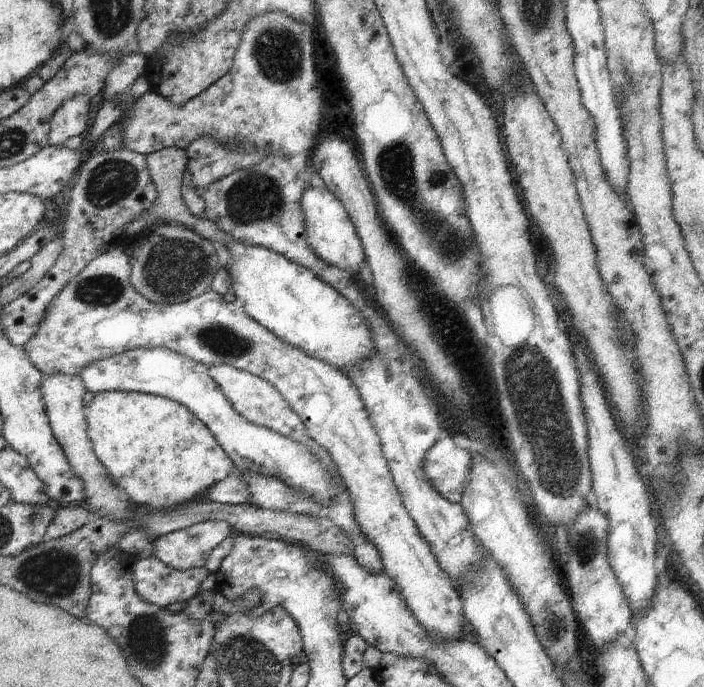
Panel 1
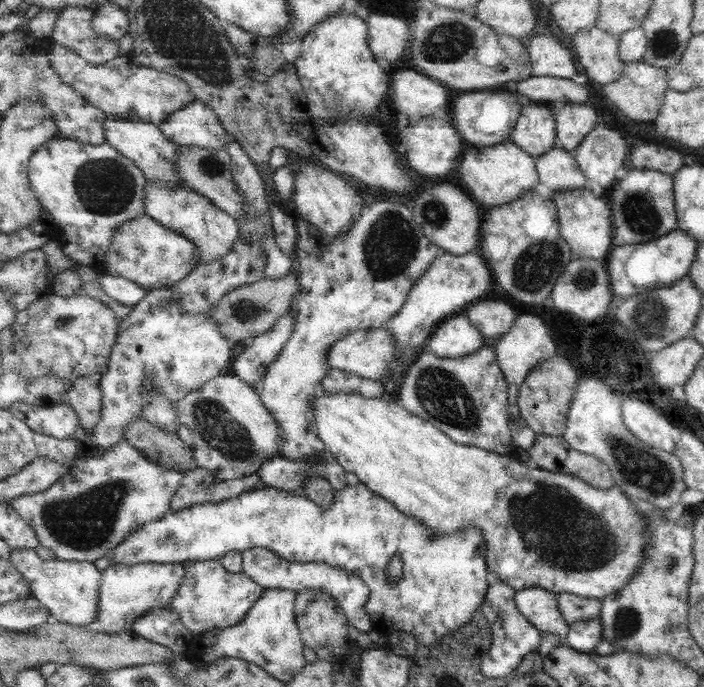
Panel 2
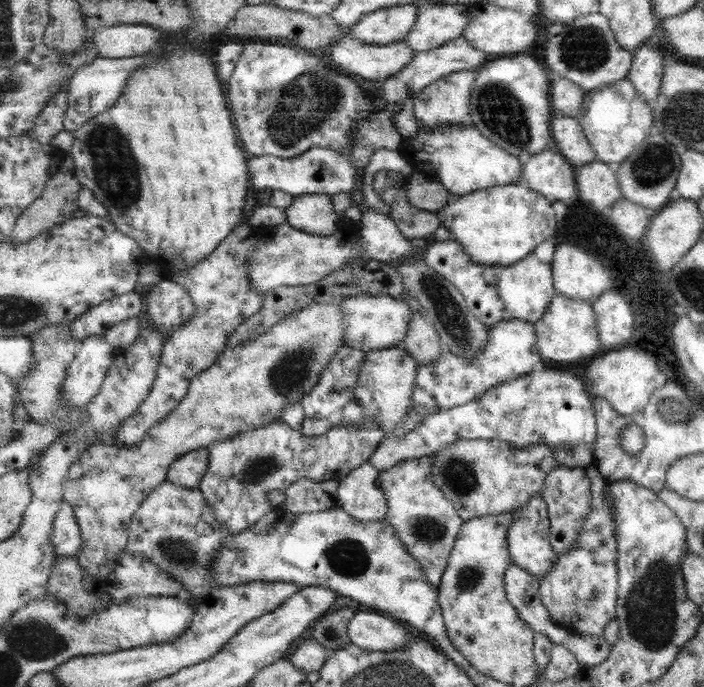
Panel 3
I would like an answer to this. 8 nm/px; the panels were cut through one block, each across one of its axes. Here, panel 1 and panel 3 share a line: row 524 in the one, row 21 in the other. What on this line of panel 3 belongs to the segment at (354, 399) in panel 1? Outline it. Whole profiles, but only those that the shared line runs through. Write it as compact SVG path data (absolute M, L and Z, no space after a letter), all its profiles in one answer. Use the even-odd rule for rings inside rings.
M413 3L376 10L366 14L355 26L349 28L350 34L370 45L405 41L416 25L419 9Z

